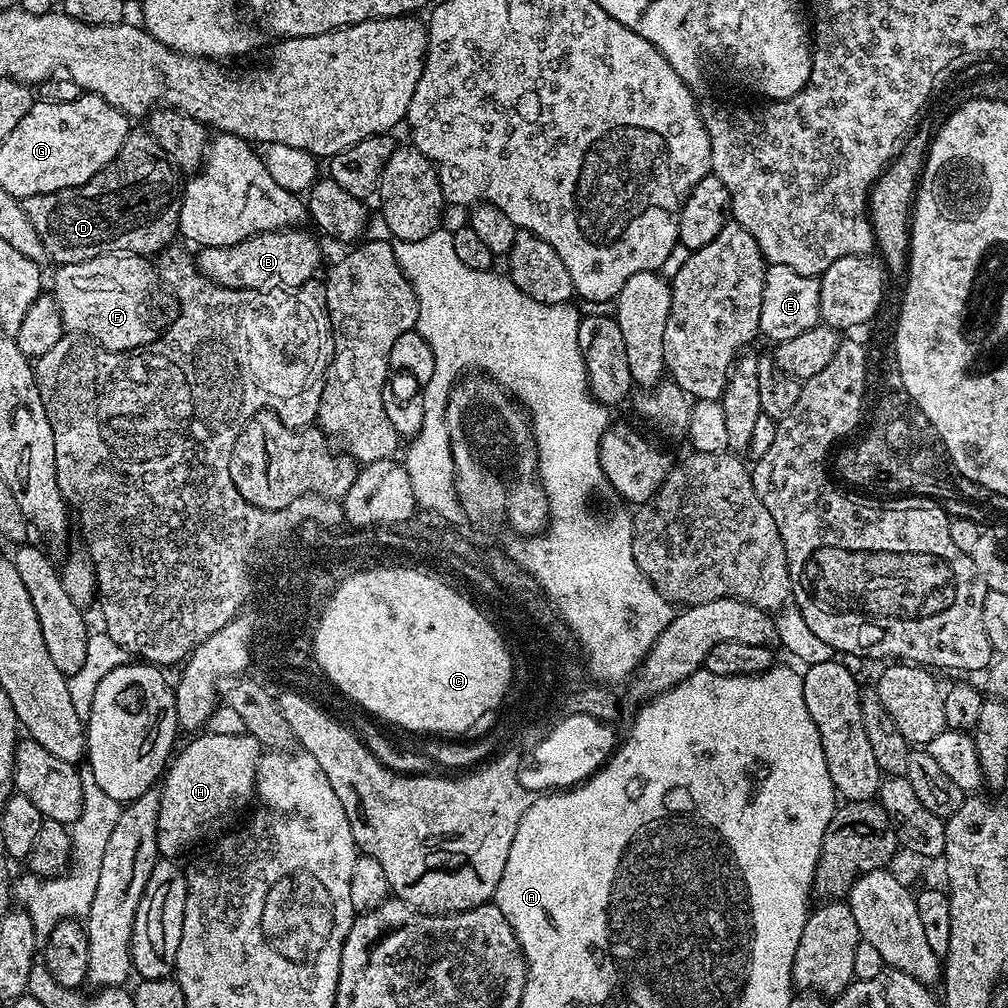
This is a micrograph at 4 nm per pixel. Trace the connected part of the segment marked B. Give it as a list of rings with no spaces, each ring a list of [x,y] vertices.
[[[303,227],[283,228],[280,232],[263,232],[257,236],[248,236],[234,246],[200,248],[194,256],[196,266],[202,275],[210,278],[210,282],[218,286],[245,288],[259,292],[266,292],[273,288],[300,290],[303,289],[303,284],[320,268],[320,244],[310,233],[304,231]]]

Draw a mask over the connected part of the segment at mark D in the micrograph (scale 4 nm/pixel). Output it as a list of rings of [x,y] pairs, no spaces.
[[[129,131],[122,150],[90,182],[80,188],[67,188],[50,194],[34,194],[23,197],[22,203],[30,226],[42,240],[44,255],[57,265],[83,262],[95,256],[113,254],[135,254],[147,257],[158,254],[173,243],[180,226],[180,193],[182,180],[171,160],[167,159],[160,145],[156,144],[147,131]]]

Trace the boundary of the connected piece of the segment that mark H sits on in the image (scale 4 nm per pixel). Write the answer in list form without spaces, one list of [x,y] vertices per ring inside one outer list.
[[[205,731],[200,735],[204,736],[175,753],[159,785],[156,851],[164,858],[180,858],[191,844],[223,833],[229,827],[227,824],[254,800],[256,767],[262,755],[258,741],[247,734]]]

